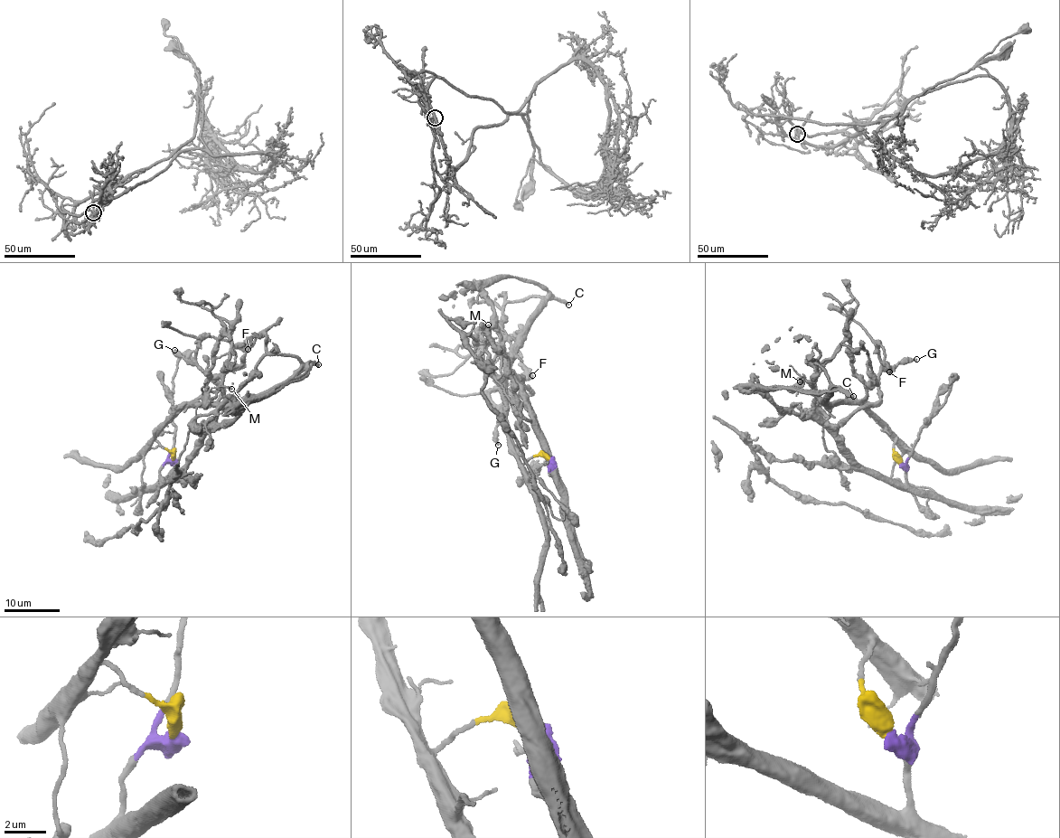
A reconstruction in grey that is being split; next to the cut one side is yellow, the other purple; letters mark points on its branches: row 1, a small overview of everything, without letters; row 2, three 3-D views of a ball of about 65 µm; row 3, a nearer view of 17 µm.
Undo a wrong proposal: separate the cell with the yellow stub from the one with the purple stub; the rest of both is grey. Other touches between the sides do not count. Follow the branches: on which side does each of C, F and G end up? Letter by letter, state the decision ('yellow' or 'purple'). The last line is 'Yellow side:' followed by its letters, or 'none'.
C: yellow
F: purple
G: purple
Yellow side: C

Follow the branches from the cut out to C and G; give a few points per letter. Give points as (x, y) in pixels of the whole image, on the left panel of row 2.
C: (173, 457), (154, 439), (172, 416), (185, 407), (228, 407), (240, 403), (287, 382), (308, 365), (318, 364)
G: (173, 457), (159, 470), (160, 482), (166, 484), (176, 478), (199, 439), (214, 421), (222, 389), (173, 350)

